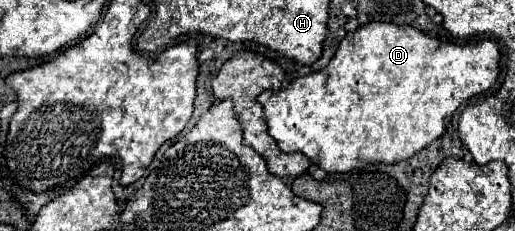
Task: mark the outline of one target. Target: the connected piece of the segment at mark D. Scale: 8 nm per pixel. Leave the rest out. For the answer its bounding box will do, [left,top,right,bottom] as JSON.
[258,22,498,174]

